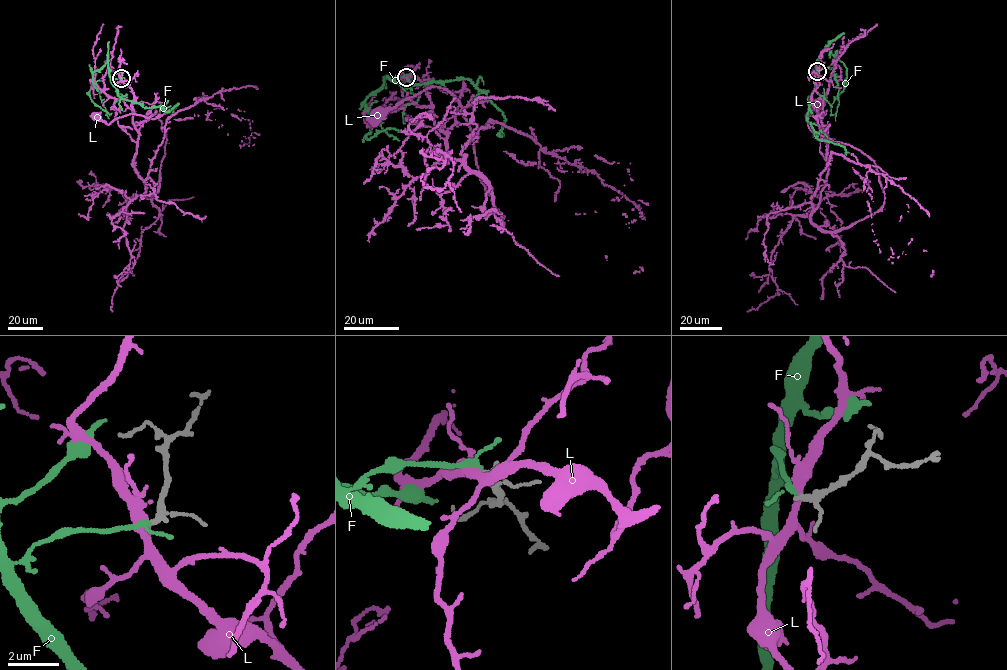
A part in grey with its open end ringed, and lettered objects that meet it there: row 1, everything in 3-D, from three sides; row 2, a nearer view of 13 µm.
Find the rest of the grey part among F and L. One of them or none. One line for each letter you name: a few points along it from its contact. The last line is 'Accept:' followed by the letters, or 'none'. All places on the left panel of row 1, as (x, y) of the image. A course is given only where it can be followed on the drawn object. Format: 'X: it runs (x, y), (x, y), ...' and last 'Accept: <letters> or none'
F: it runs (121, 78), (112, 81), (122, 98), (144, 107), (160, 106), (168, 112), (178, 103), (174, 115)
Accept: F

